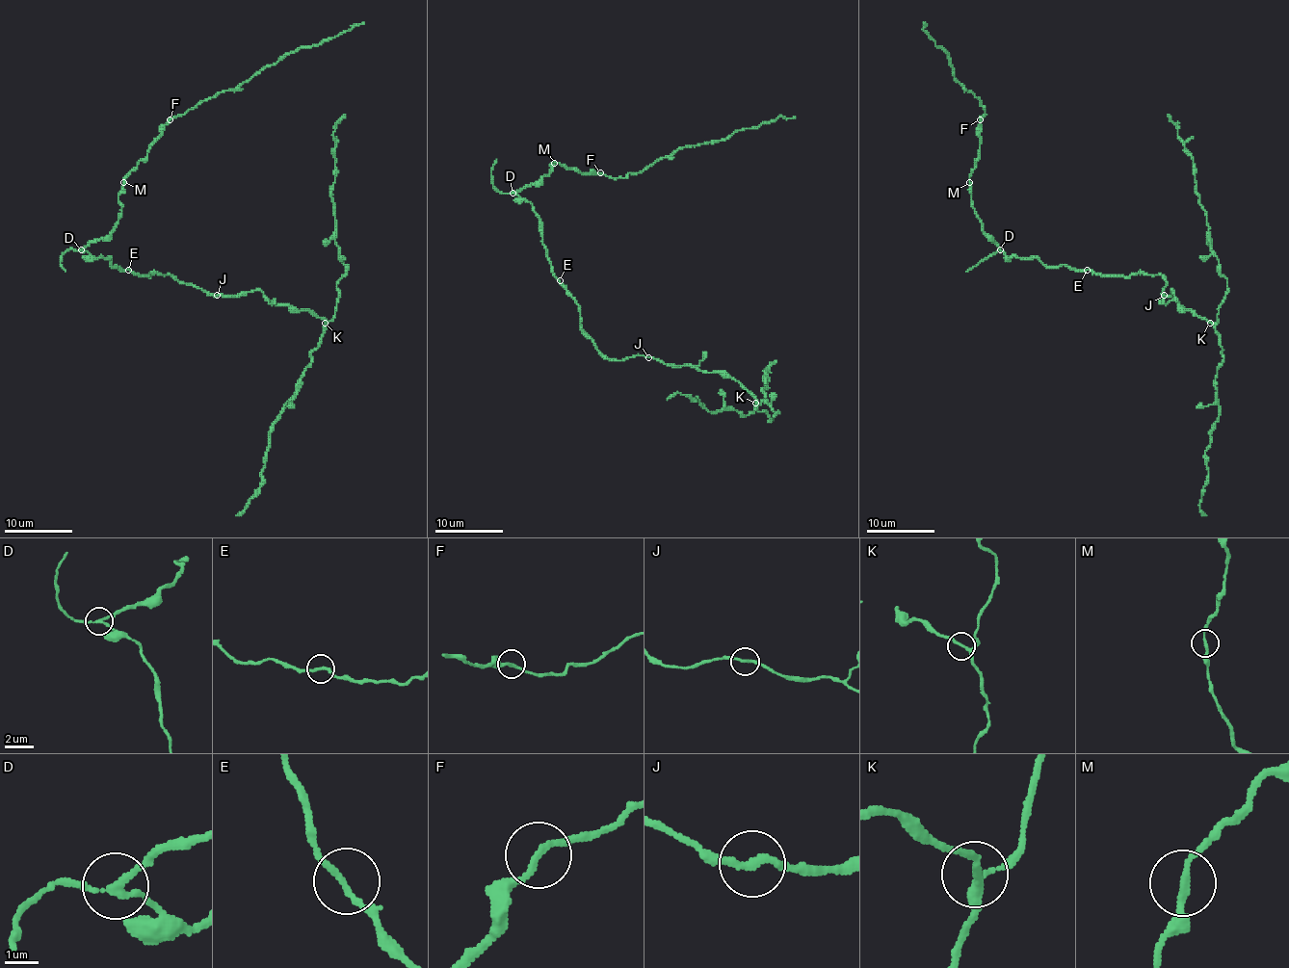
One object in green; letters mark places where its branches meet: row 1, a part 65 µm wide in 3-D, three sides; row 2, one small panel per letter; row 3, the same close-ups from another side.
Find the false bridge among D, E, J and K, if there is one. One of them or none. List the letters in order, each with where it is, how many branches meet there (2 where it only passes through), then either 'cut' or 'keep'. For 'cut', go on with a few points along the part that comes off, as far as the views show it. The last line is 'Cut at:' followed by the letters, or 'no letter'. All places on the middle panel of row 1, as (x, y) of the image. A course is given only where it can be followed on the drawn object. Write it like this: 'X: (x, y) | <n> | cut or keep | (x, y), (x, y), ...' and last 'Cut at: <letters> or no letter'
D: (512, 193) | 3 | cut | (512, 194), (536, 185), (554, 163), (580, 172), (624, 178), (679, 148), (722, 141), (779, 117), (795, 117)
E: (560, 280) | 2 | keep
J: (648, 357) | 2 | keep
K: (755, 403) | 3 | keep
Cut at: D

